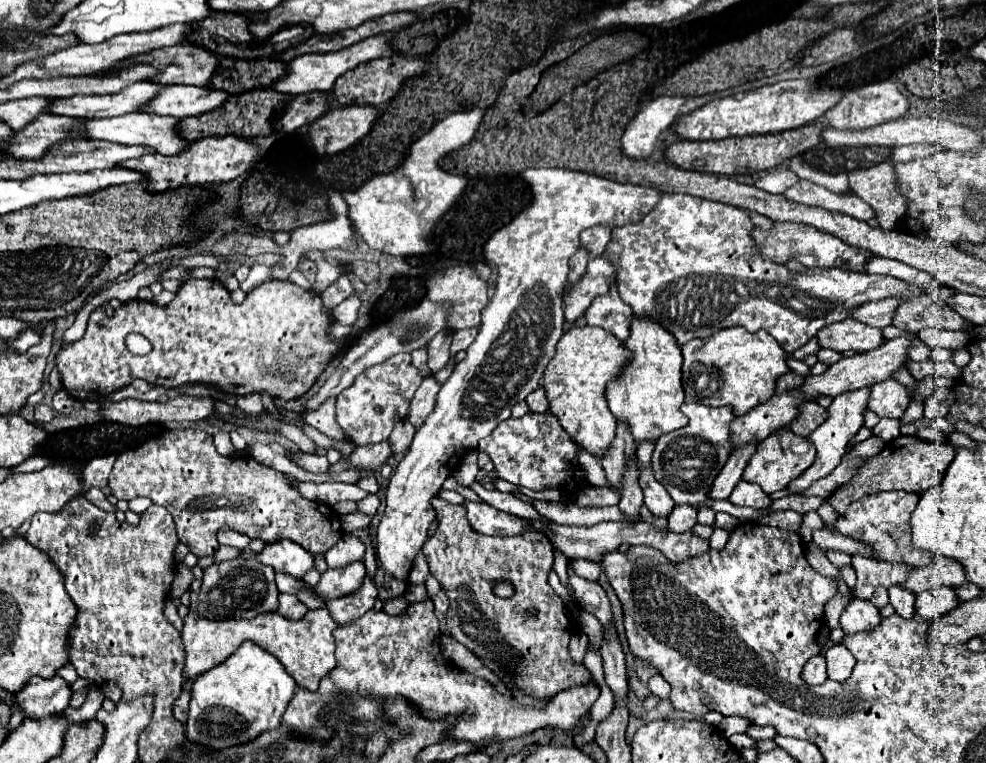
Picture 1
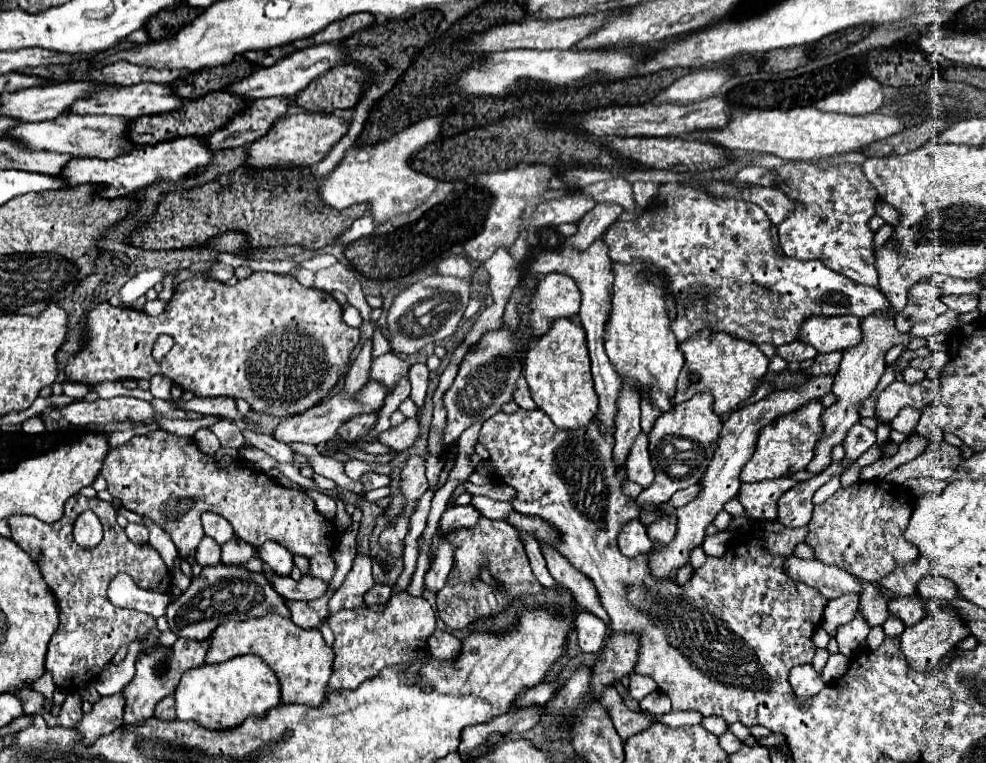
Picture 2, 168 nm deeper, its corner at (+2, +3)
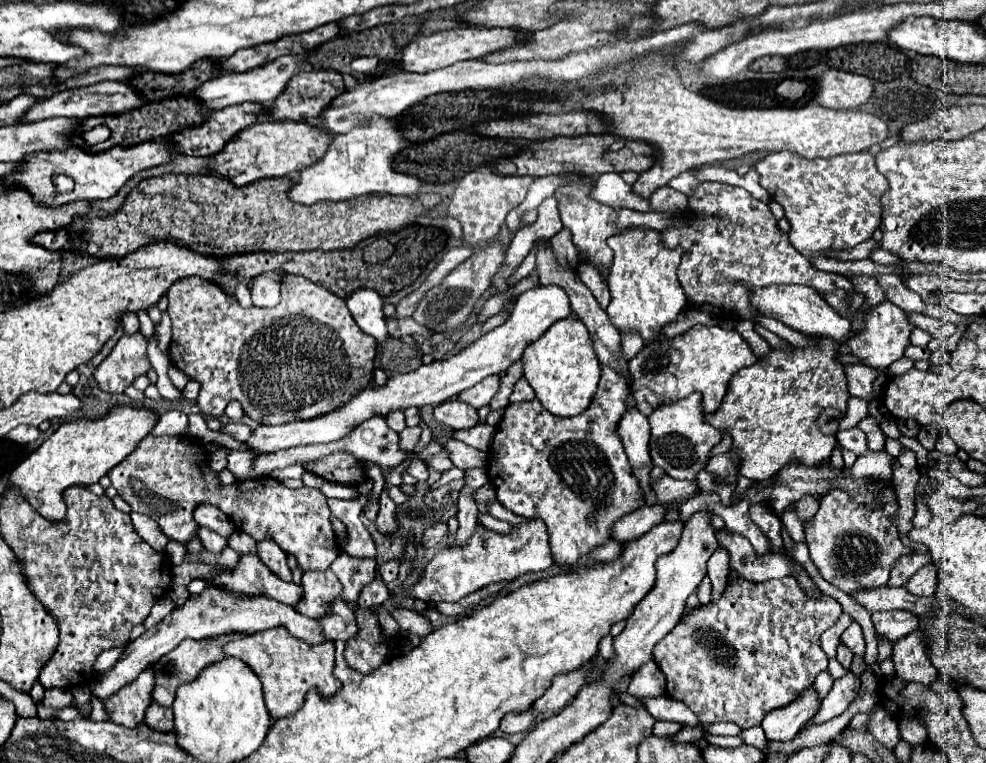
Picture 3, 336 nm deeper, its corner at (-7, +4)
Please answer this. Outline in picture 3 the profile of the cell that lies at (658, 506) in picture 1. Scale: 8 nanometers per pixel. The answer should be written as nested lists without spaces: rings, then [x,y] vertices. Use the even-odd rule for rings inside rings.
[[[626,410],[618,422],[618,436],[624,444],[624,452],[632,466],[646,466],[652,464],[648,456],[648,442],[650,442],[650,426],[644,414],[638,410]]]

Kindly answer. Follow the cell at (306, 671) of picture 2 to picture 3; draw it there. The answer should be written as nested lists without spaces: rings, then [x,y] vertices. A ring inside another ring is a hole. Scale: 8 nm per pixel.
[[[270,628],[264,632],[248,634],[236,642],[226,644],[226,656],[246,662],[262,682],[264,700],[274,720],[292,716],[302,704],[308,690],[316,688],[322,698],[330,698],[340,690],[340,680],[334,676],[334,644],[324,642],[310,646],[300,638],[294,638],[286,628]]]

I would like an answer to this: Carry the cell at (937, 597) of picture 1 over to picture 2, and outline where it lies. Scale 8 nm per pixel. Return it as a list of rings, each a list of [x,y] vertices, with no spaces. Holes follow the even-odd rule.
[[[915,593],[913,597],[895,597],[889,601],[889,613],[901,617],[907,627],[915,625],[925,617],[923,599],[925,597],[919,597],[919,593]]]

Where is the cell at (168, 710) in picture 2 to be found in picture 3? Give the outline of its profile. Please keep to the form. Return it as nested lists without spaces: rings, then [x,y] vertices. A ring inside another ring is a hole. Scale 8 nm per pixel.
[[[150,704],[146,710],[146,720],[144,720],[152,730],[158,732],[172,732],[172,710],[164,708],[160,704]]]

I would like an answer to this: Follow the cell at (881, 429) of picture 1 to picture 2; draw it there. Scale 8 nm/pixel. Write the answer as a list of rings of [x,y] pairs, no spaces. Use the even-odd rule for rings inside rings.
[[[857,423],[857,425],[847,433],[847,439],[843,441],[843,447],[845,447],[845,451],[847,451],[845,459],[847,459],[847,461],[855,461],[855,459],[857,459],[863,451],[867,451],[875,441],[877,441],[875,431],[871,431],[871,429],[867,429],[867,427],[863,427],[863,425]]]

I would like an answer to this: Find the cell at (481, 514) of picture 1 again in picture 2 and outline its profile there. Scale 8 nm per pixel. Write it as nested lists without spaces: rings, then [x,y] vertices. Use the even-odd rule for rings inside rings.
[[[457,505],[453,509],[447,509],[441,517],[441,529],[443,533],[451,531],[451,529],[461,529],[461,527],[475,527],[479,521],[483,519],[483,515],[477,509],[471,509],[469,505]]]

